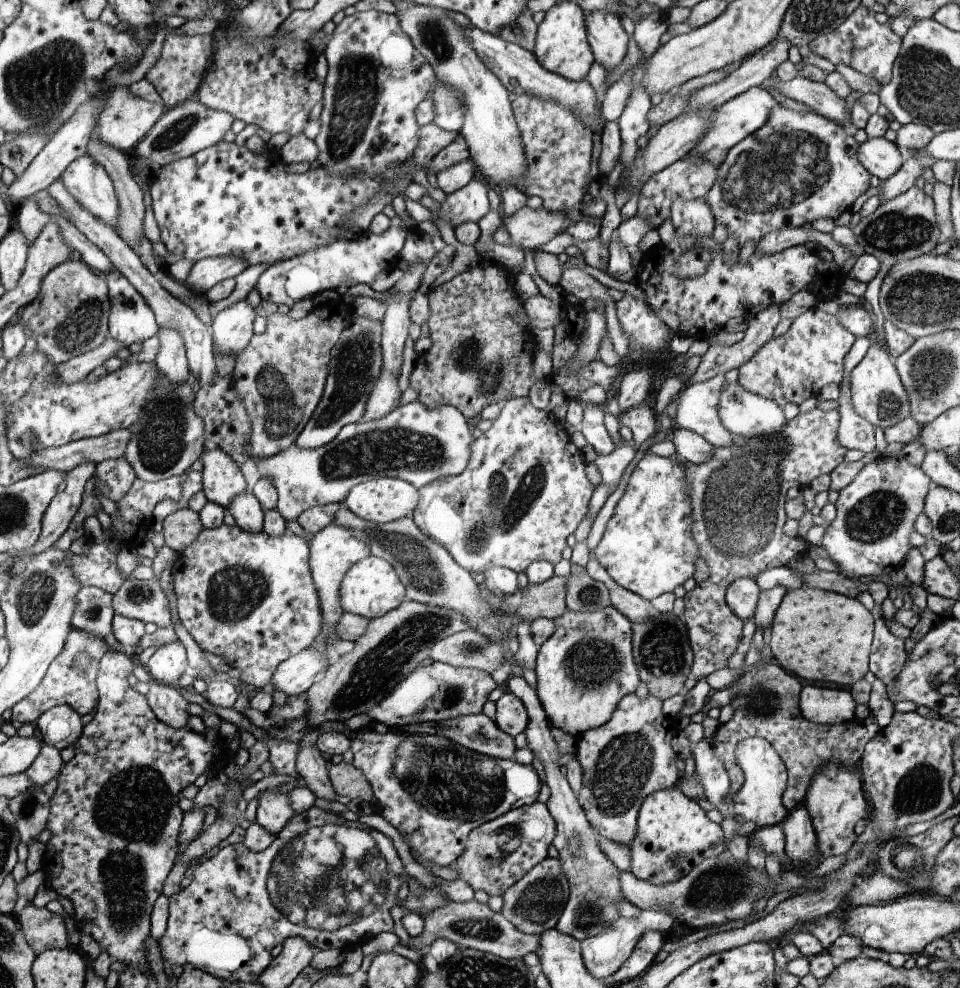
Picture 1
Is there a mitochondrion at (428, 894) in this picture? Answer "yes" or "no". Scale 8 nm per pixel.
no

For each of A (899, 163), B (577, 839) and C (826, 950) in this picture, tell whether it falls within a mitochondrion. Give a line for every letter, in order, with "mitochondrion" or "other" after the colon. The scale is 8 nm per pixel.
A: other
B: mitochondrion
C: other

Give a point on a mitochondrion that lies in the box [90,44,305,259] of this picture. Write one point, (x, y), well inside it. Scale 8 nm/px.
(176, 133)

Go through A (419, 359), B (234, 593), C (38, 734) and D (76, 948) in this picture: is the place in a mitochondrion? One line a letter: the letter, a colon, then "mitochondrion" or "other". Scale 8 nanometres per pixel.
A: other
B: mitochondrion
C: other
D: other

